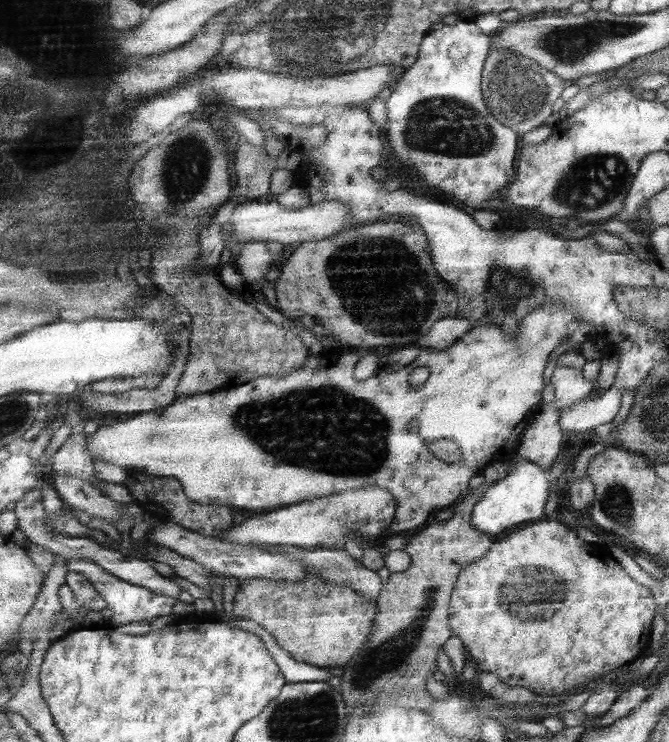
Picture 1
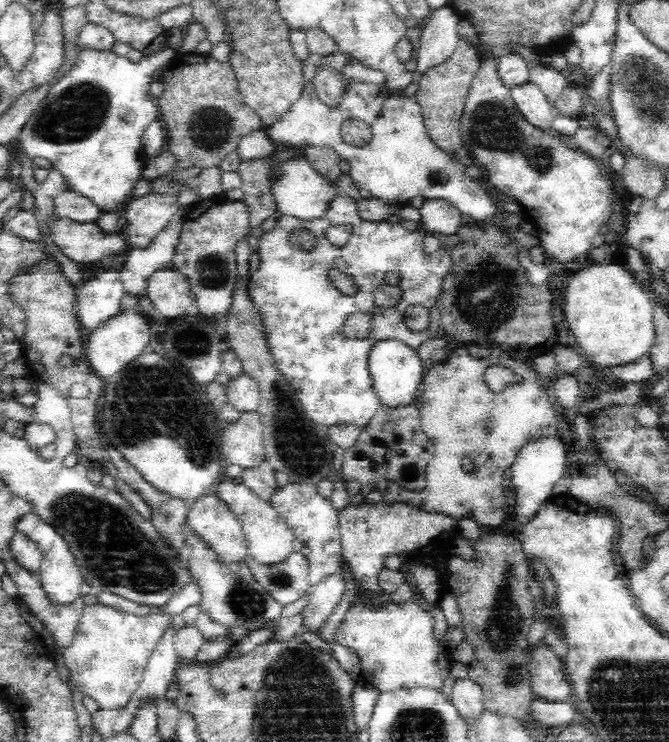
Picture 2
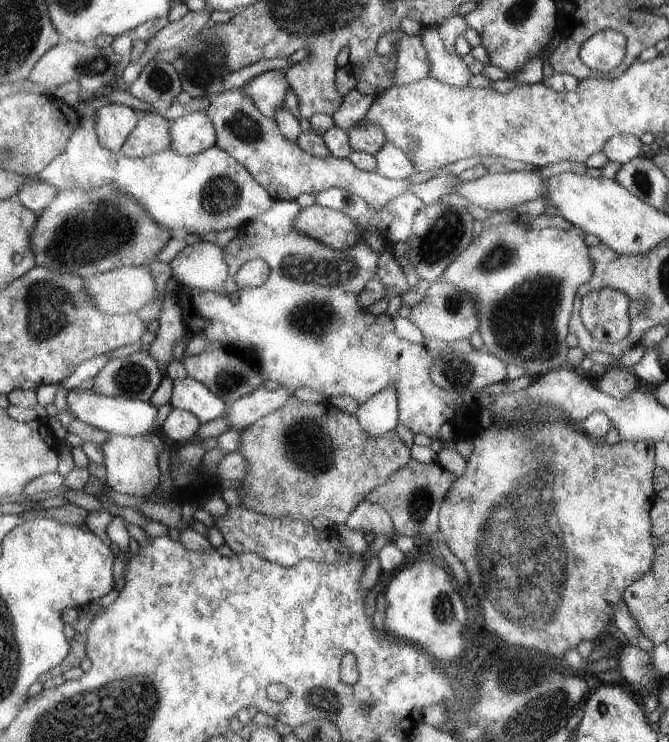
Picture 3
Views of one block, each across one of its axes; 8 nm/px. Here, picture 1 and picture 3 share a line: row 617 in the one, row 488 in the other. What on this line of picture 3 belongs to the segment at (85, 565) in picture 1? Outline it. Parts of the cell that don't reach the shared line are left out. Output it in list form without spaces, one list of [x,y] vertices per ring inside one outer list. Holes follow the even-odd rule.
[[[161,434],[151,436],[113,436],[105,446],[105,468],[107,468],[107,484],[121,494],[147,498],[157,492],[161,486],[161,468],[159,468],[159,456],[165,456],[165,442]]]

